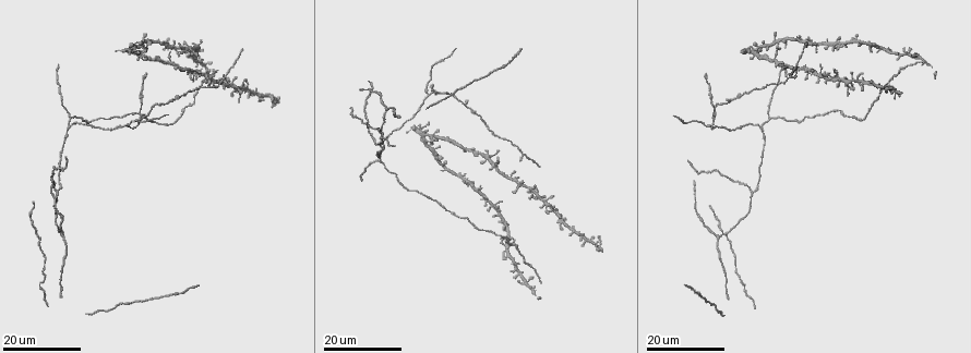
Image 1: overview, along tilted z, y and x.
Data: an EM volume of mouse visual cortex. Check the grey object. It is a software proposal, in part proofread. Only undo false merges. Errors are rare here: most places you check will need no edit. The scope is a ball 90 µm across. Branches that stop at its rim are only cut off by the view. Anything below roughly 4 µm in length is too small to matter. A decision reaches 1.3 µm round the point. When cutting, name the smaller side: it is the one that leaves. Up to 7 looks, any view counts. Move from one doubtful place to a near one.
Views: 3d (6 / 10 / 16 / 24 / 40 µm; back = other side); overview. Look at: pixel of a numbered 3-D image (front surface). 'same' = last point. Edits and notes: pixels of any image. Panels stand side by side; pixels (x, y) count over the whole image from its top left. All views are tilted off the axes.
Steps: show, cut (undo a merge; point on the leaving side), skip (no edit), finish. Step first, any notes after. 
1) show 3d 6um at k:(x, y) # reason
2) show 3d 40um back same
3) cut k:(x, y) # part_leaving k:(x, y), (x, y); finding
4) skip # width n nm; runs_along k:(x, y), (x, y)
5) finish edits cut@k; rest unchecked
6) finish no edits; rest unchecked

show 3d 16um at 1:(751, 191) # three-way junction

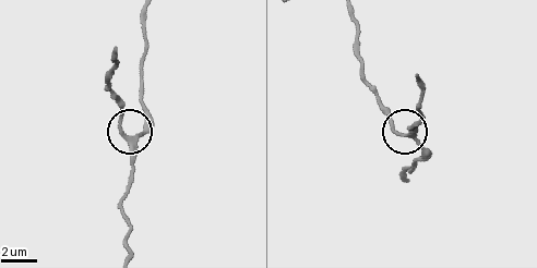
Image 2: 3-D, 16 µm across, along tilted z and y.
show 3d 6um at 2:(129, 141) # closer look

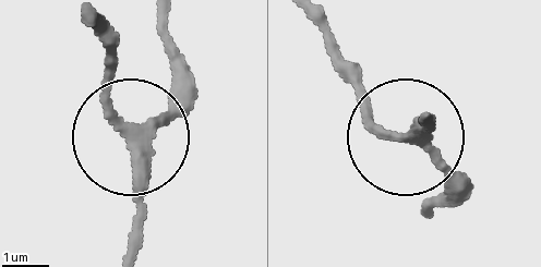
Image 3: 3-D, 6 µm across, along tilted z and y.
skip # side_arm 23 um; runs_along 3:(432, 210), (448, 197), (442, 177), (376, 121), (357, 87); one neuron here

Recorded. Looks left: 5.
show 3d 16um at 1:(428, 92) # three arms meet

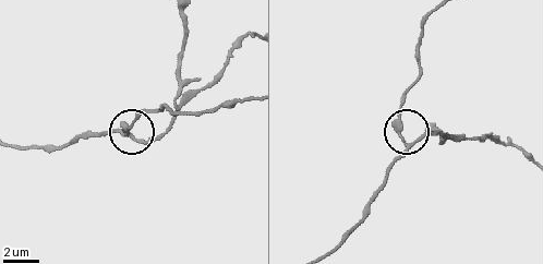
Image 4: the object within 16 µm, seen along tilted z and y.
show 3d 6um at 4:(407, 144)

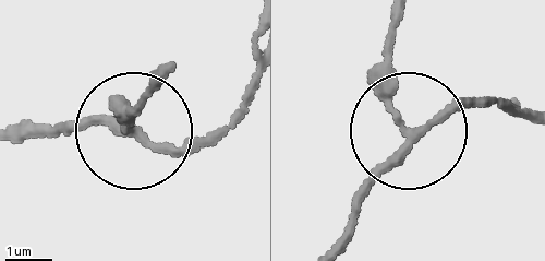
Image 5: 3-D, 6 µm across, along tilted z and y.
skip # width 180 nm; runs_along 5:(340, 242), (356, 196), (402, 138), (385, 91), (391, 24); continuous, no second neuron

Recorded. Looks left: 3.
show 3d 24um at 1:(760, 129) # a fork

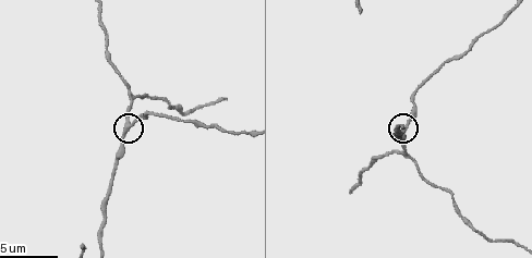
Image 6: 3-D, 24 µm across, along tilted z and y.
show 3d 10um at 6:(404, 132) # closer look

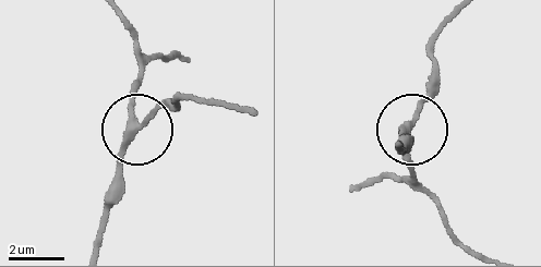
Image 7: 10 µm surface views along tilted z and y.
show 3d 10um back at 7:(137, 128) # from behind

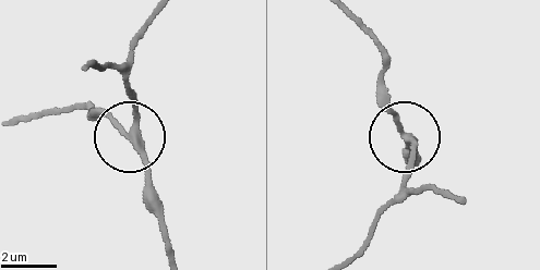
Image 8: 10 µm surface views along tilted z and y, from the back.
skip # side_arm 74 um; runs_along 8:(352, 254), (410, 160), (406, 136), (379, 93); one neuron here

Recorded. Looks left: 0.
finish no edits; rest unchecked

